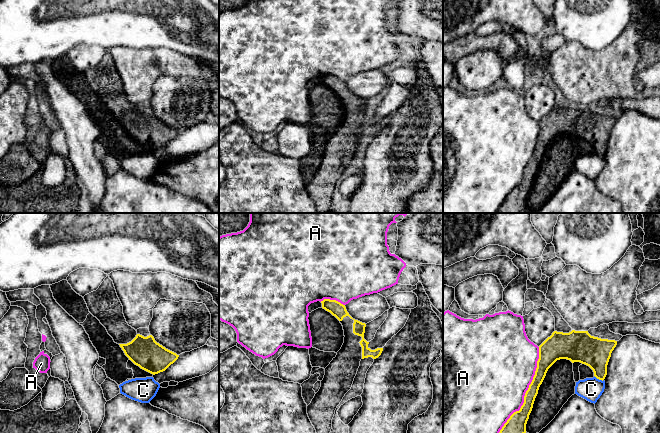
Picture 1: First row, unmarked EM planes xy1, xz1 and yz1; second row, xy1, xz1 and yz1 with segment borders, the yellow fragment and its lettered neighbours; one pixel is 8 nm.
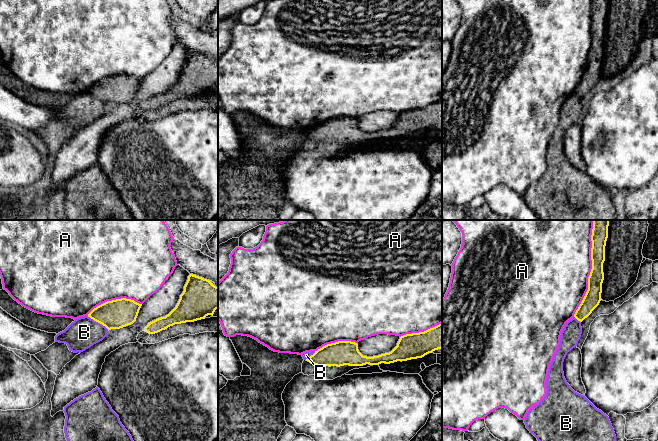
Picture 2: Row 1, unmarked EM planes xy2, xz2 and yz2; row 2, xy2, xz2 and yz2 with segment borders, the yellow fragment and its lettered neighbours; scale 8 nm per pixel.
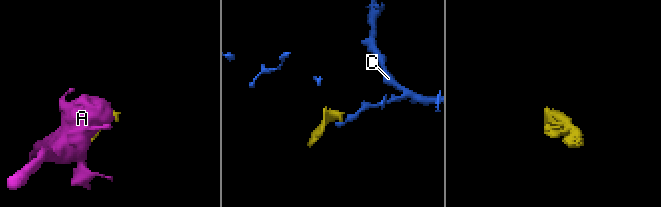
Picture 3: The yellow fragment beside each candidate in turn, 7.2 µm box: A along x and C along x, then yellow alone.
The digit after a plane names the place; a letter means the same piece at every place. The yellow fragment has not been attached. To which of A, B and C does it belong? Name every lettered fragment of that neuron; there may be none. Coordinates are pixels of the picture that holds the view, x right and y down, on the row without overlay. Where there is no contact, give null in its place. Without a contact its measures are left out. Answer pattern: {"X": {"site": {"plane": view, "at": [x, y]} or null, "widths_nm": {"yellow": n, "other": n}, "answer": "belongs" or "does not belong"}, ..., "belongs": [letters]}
{"A": {"site": {"plane": "yz1", "at": [525, 169]}, "widths_nm": {"yellow": 150, "other": 500}, "answer": "does not belong"}, "B": {"site": {"plane": "xy2", "at": [98, 98]}, "widths_nm": {"yellow": 240, "other": 240}, "answer": "does not belong"}, "C": {"site": {"plane": "yz1", "at": [599, 155]}, "widths_nm": {"yellow": 240, "other": 180}, "answer": "does not belong"}, "belongs": []}

